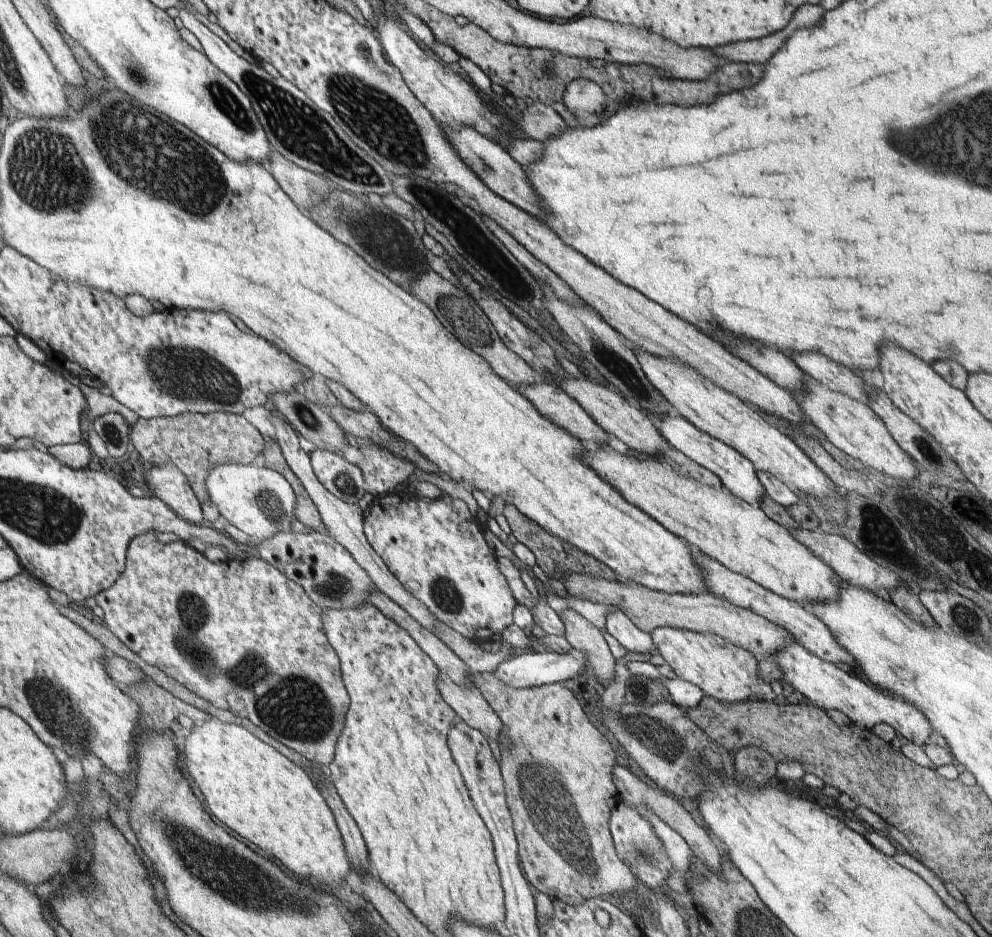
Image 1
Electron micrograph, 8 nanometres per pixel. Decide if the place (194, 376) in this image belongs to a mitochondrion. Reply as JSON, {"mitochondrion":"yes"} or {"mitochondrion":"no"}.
{"mitochondrion":"yes"}

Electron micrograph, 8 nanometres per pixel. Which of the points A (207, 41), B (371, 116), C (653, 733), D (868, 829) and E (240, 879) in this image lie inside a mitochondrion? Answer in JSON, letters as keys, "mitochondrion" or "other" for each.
{"A":"other","B":"mitochondrion","C":"mitochondrion","D":"other","E":"mitochondrion"}

